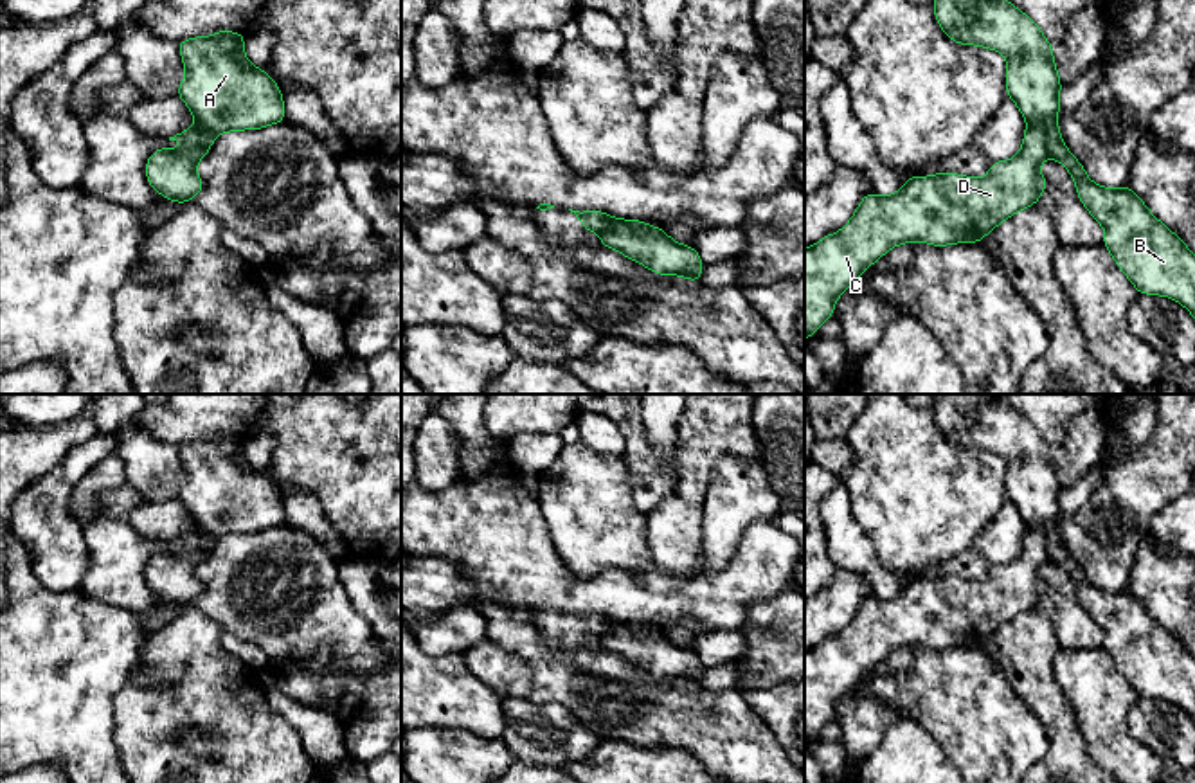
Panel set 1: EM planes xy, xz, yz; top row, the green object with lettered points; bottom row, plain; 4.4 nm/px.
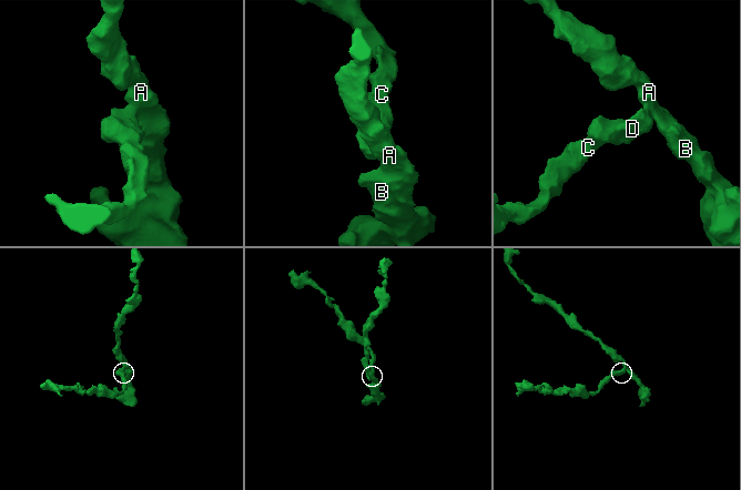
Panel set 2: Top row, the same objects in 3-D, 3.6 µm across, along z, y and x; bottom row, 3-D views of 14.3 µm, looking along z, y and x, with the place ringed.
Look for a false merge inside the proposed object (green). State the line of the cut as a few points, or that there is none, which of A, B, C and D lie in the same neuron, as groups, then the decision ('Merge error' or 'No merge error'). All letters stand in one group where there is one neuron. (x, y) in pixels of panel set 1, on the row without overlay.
Split along yz (1028, 526), (1037, 526), (1046, 535), (1046, 553), (1050, 558). Groups: A B / C D. Merge error

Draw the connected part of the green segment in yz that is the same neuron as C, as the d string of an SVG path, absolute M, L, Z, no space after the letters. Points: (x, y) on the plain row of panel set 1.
M1028 527L1020 554L1010 563L992 565L984 581L943 574L930 580L911 580L898 596L889 599L867 596L839 635L804 652L804 743L833 720L837 702L896 648L912 644L934 650L981 646L999 626L1037 608L1047 592L1040 576L1040 567L1047 560L1047 535L1040 527Z

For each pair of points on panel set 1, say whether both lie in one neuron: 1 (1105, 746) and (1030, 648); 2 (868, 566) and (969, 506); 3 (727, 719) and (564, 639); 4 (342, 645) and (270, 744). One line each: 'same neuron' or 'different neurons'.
1: different neurons
2: different neurons
3: different neurons
4: different neurons

